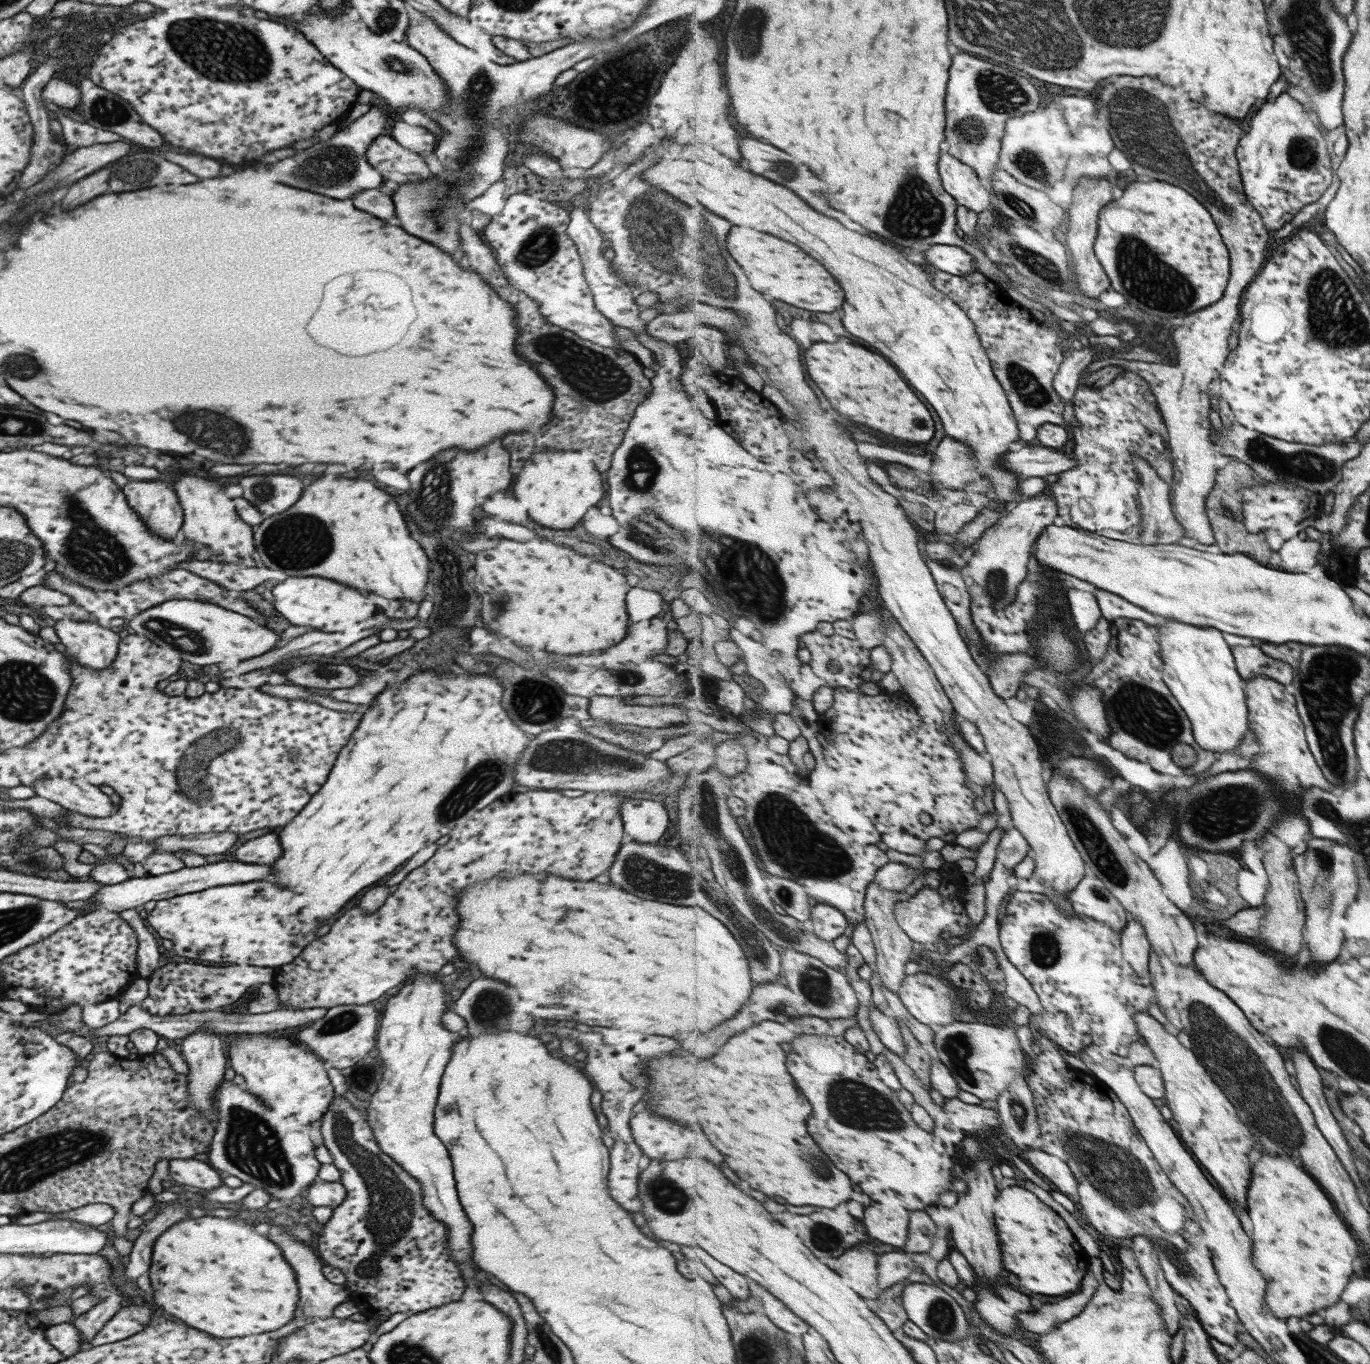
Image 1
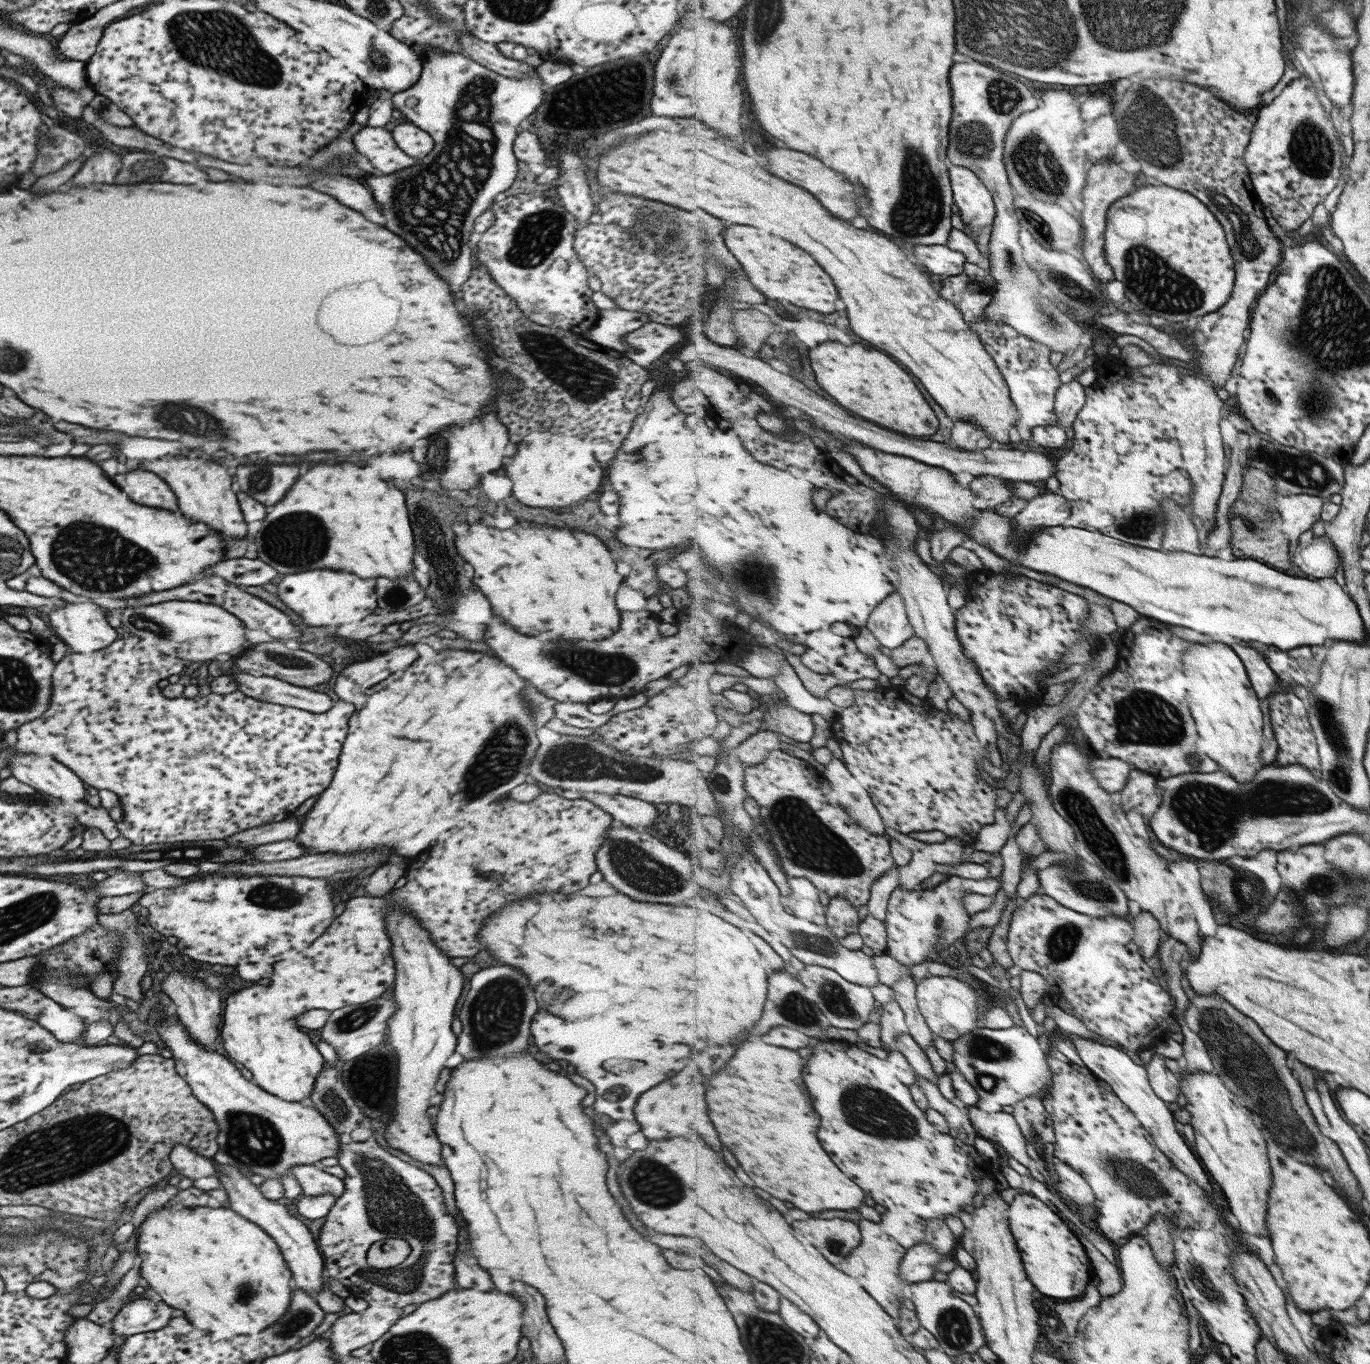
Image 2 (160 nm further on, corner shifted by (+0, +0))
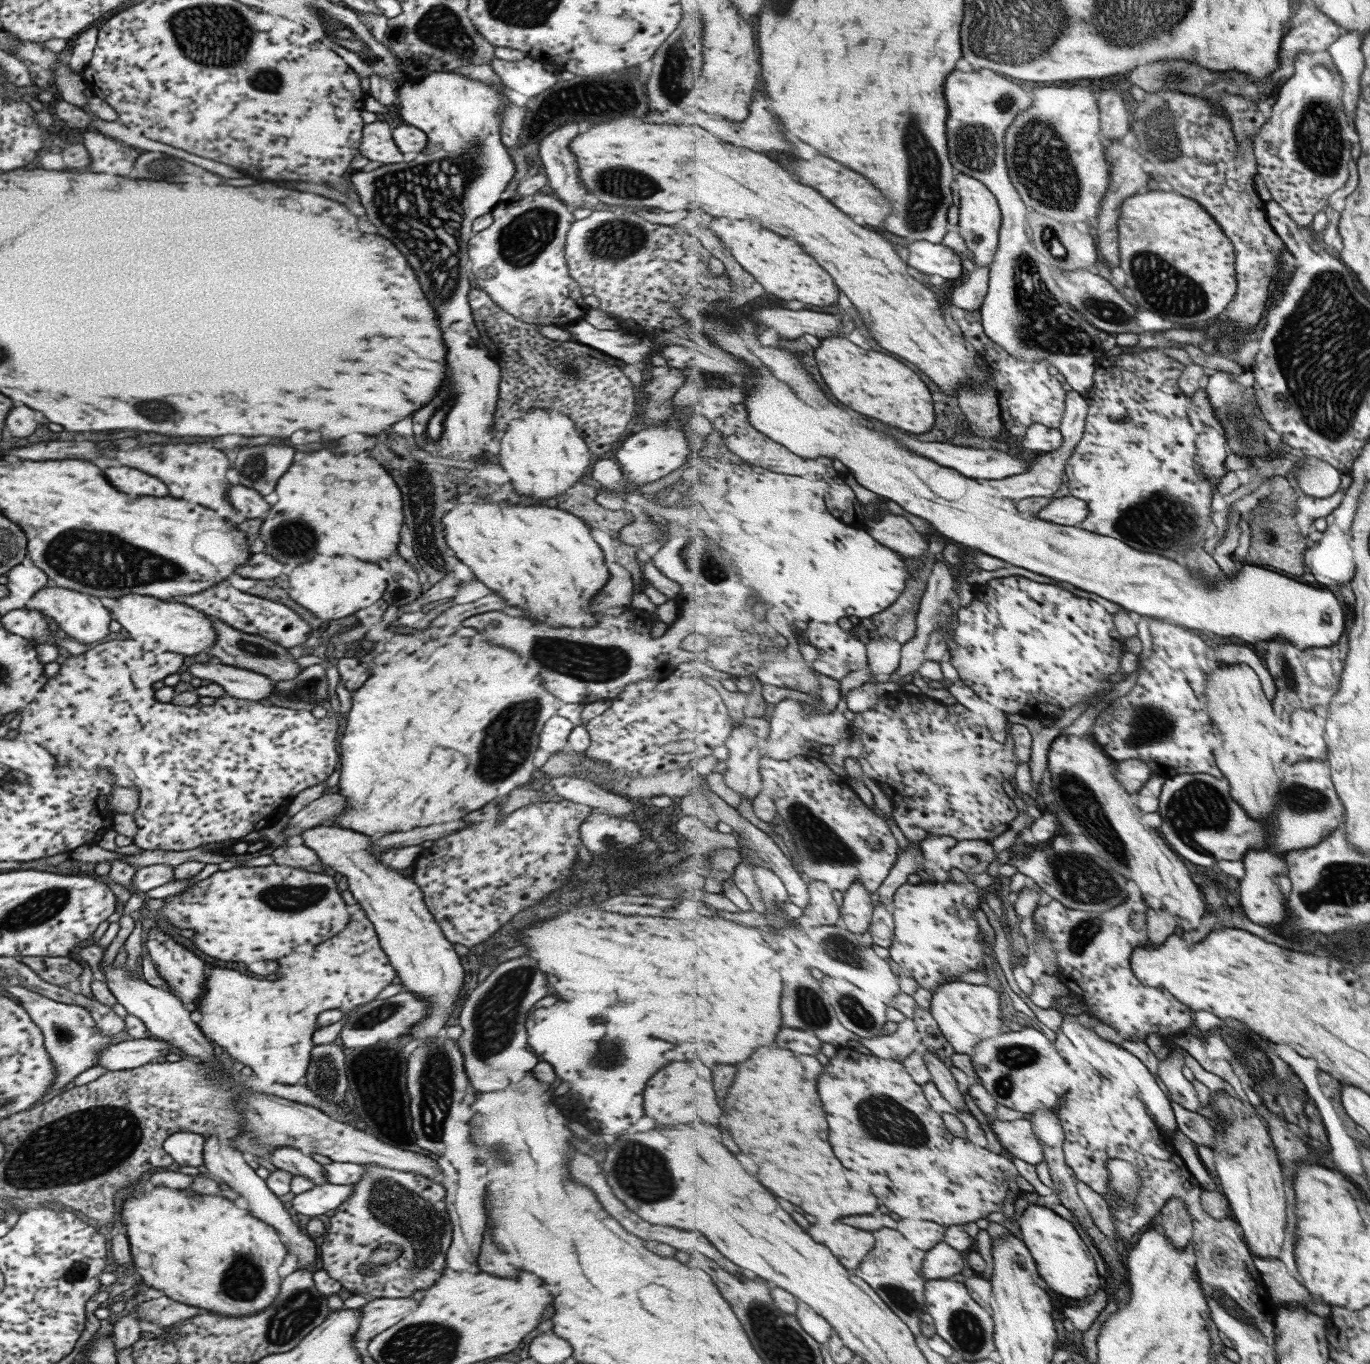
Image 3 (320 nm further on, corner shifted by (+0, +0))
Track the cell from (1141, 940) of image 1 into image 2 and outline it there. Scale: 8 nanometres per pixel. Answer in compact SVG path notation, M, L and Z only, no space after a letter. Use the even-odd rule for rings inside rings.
M1141 911L1135 917L1135 937L1133 942L1139 947L1143 960L1157 956L1161 946L1161 923L1150 912Z

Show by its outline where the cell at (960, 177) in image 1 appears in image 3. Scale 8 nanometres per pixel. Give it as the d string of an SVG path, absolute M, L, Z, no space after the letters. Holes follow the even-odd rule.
M957 172L956 194L959 205L959 223L956 229L959 230L959 234L965 239L966 245L972 252L973 264L976 267L991 267L995 263L995 255L998 254L1003 222L998 198L986 184L983 184L983 181L961 172Z

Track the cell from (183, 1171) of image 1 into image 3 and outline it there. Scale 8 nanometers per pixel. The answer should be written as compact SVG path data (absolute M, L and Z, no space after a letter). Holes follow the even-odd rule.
M187 1131L170 1134L163 1142L162 1149L178 1166L198 1167L202 1163L204 1136Z

